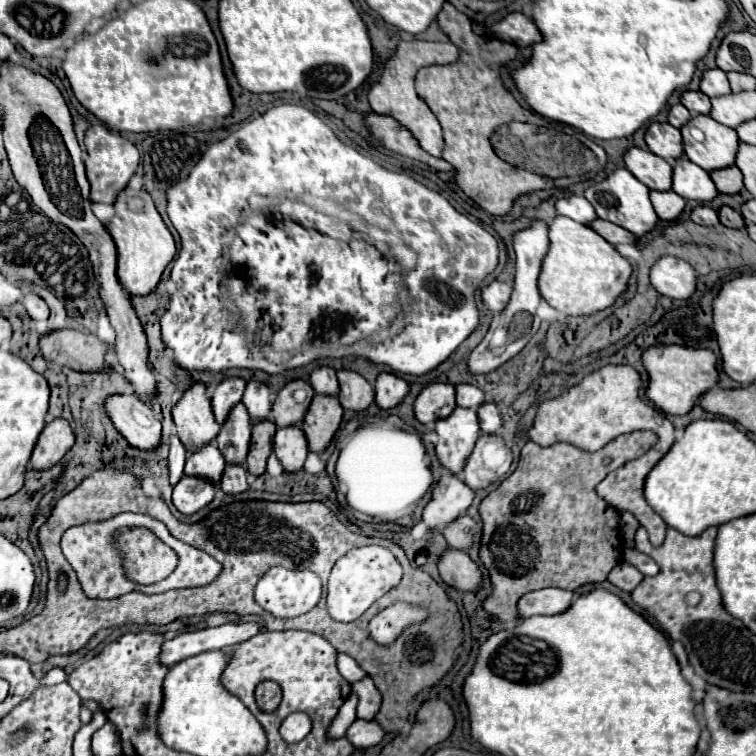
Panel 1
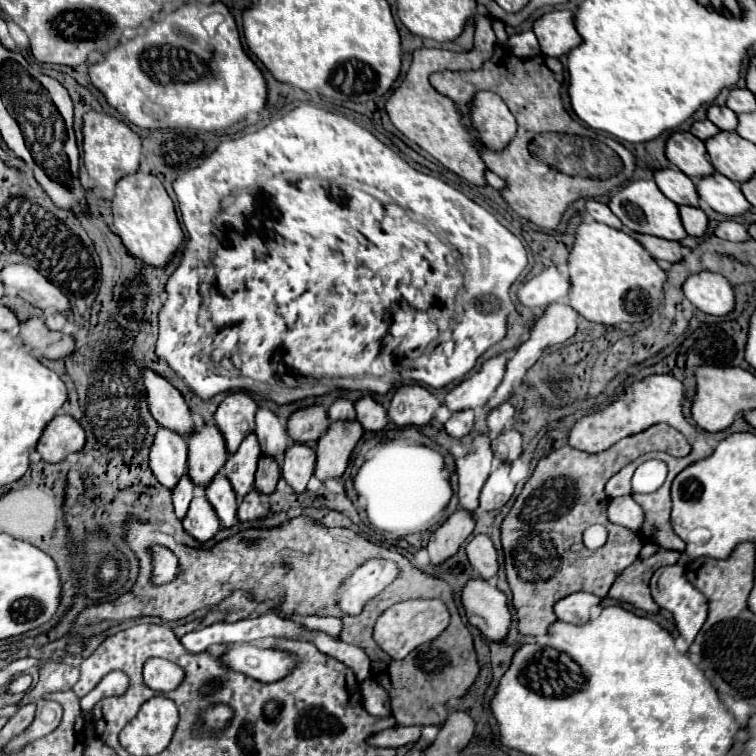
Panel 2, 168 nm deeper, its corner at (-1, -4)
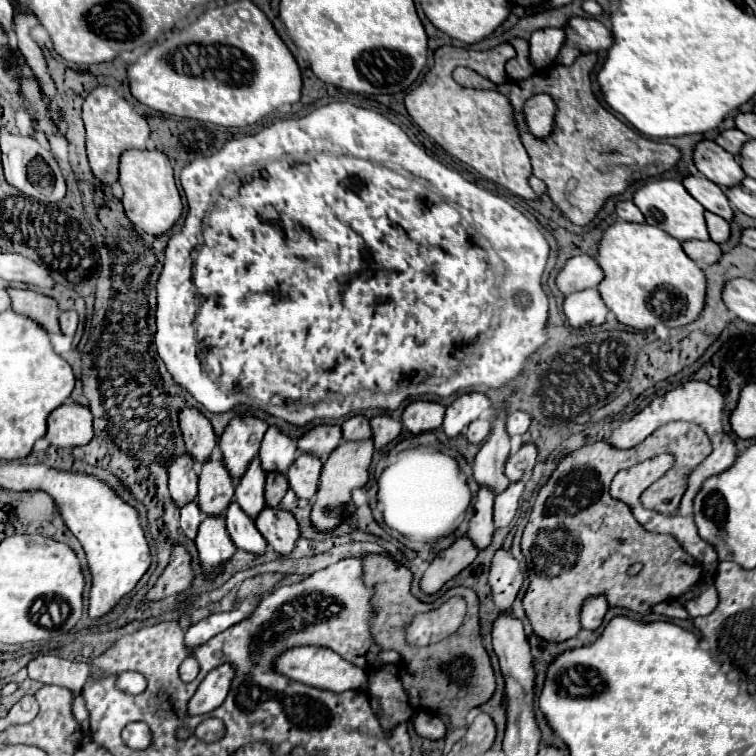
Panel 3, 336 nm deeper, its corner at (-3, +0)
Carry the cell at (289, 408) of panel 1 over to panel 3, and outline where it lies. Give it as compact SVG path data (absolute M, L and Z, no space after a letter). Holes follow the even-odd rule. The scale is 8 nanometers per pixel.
M315 425L297 439L297 447L301 453L329 455L339 445L339 439L341 439L339 425Z

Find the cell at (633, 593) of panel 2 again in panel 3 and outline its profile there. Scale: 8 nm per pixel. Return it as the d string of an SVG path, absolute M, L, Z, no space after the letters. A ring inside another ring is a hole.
M665 601L665 603L657 603L653 609L653 613L659 615L667 615L667 617L679 617L679 619L687 619L687 611L677 603L677 601Z

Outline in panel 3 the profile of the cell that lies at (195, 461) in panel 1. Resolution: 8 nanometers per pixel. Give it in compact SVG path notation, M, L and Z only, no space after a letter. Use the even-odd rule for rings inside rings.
M231 501L227 505L227 513L225 513L225 523L227 523L227 531L233 539L233 543L249 553L255 555L263 555L267 541L263 539L263 535L255 529L253 519L247 517L247 513L243 513L243 509L239 509L239 505L235 505L235 501Z

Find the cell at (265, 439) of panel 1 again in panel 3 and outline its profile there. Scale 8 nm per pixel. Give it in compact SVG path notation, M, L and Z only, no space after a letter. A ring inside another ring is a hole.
M277 471L267 473L267 481L265 481L265 501L267 501L267 505L277 507L279 501L283 499L287 487L289 487L289 483L287 483L285 475L281 475Z

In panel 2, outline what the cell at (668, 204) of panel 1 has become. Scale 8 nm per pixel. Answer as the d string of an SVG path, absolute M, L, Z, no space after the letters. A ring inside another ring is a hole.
M683 205L683 207L679 207L679 211L681 211L681 221L683 221L689 235L693 235L693 237L705 237L707 235L709 219L701 209Z

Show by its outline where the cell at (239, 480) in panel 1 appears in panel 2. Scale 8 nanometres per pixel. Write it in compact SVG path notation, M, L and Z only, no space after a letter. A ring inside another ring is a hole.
M255 489L239 503L239 519L241 521L257 521L265 519L271 513L269 509L269 499Z

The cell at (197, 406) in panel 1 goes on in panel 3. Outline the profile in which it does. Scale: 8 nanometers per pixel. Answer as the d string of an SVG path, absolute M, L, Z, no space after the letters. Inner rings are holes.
M209 457L199 473L197 503L205 515L223 515L227 503L233 499L233 479L223 465L223 459Z

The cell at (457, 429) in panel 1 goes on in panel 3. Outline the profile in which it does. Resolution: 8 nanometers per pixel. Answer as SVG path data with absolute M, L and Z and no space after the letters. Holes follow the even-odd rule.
M479 485L477 499L473 505L475 515L469 519L469 537L475 541L477 549L483 549L491 543L493 525L493 497L495 493L487 485Z

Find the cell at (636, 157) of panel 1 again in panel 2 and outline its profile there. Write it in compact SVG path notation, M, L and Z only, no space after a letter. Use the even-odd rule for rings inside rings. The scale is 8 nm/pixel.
M679 169L657 171L655 173L655 183L665 193L665 197L675 201L677 205L699 207L699 197L697 197L695 183L685 173L681 173Z

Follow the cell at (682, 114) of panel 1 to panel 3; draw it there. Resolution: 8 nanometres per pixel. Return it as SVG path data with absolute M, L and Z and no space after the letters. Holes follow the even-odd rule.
M725 129L725 131L719 131L719 135L715 137L715 143L735 155L739 151L739 147L743 145L743 141L747 141L747 139L749 137L745 133L741 133L739 129Z

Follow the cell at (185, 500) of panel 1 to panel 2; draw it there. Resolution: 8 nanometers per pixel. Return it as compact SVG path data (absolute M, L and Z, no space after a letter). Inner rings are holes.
M195 497L191 501L187 517L183 519L183 527L195 541L207 543L219 531L219 517L205 497Z

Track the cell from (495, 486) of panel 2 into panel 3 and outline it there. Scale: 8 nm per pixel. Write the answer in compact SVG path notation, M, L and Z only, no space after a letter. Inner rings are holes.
M509 483L505 491L501 491L499 495L495 495L495 527L507 527L511 523L511 519L515 517L515 511L519 507L519 499L523 493L523 483Z

